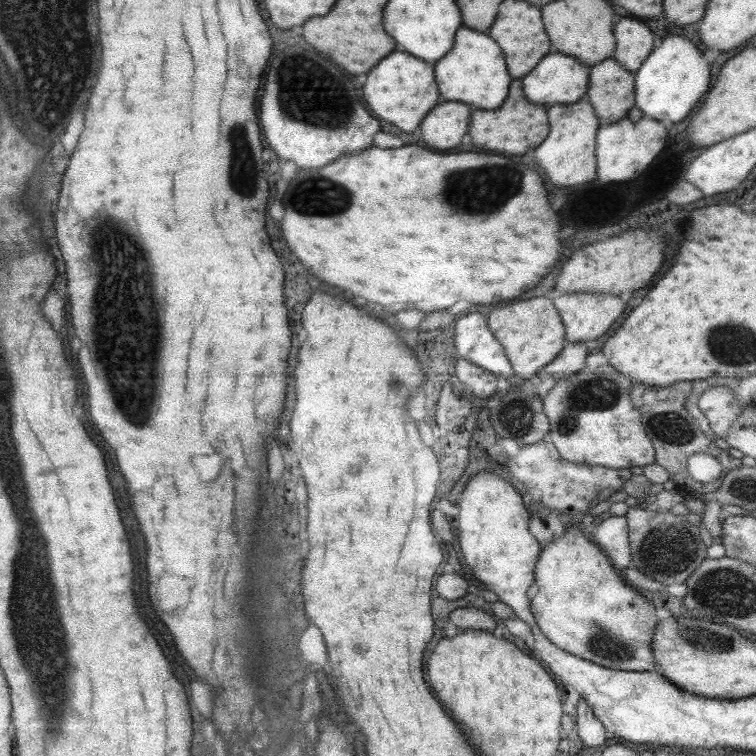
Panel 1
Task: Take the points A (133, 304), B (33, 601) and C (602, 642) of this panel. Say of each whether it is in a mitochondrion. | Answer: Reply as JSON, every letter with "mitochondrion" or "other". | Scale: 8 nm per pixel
{"A":"mitochondrion","B":"mitochondrion","C":"mitochondrion"}

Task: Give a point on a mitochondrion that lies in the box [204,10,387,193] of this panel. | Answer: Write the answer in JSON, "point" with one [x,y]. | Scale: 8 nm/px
{"point":[291,81]}

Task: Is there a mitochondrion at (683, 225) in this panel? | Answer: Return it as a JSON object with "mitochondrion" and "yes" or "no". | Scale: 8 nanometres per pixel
{"mitochondrion":"no"}

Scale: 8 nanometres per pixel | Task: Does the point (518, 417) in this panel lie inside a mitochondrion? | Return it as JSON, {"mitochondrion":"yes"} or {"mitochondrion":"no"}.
{"mitochondrion":"yes"}

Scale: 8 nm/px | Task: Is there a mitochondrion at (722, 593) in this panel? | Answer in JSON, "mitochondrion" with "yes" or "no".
{"mitochondrion":"yes"}

